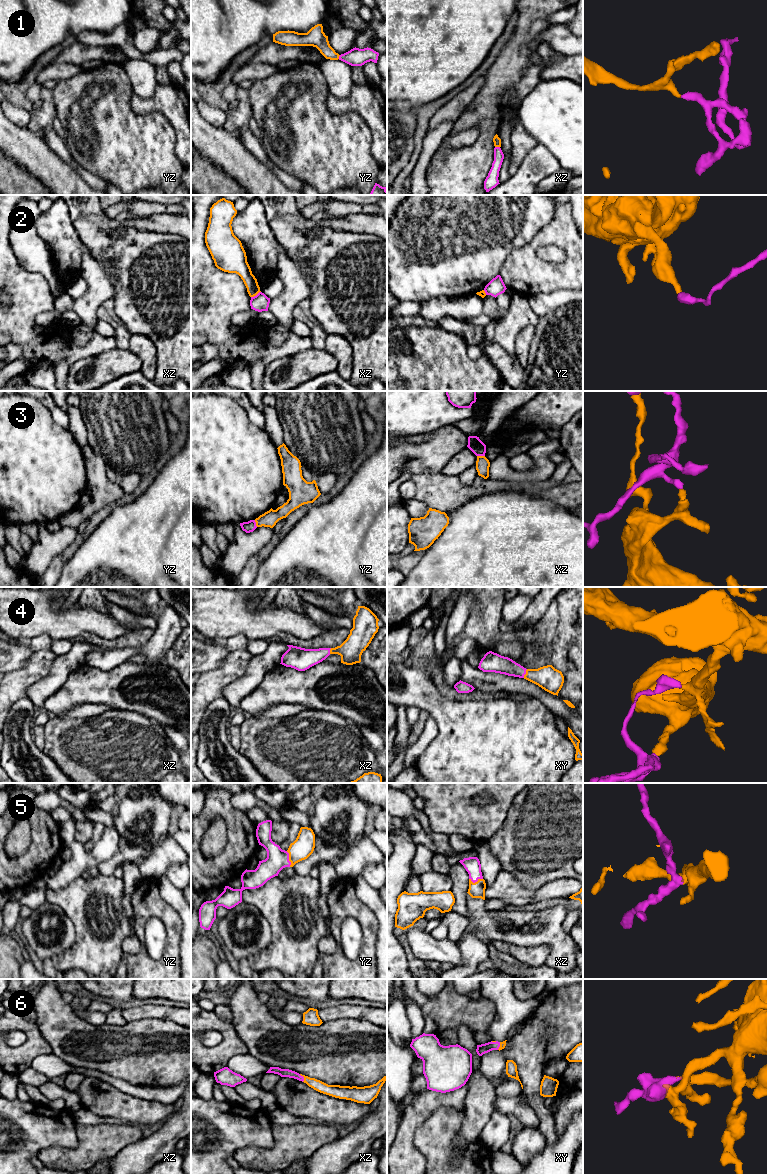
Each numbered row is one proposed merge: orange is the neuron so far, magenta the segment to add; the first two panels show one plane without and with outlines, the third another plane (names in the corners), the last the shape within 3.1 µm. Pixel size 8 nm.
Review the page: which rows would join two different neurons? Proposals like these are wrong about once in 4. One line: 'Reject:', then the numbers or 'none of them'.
Reject: 2, 3

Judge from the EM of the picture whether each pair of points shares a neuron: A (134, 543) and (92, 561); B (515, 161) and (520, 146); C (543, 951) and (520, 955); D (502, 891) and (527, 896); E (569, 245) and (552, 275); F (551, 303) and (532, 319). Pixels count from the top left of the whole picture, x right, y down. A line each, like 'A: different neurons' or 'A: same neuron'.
A: same neuron
B: same neuron
C: same neuron
D: same neuron
E: same neuron
F: different neurons

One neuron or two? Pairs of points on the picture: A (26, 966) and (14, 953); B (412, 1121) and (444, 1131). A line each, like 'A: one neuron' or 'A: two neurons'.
A: two neurons
B: two neurons

